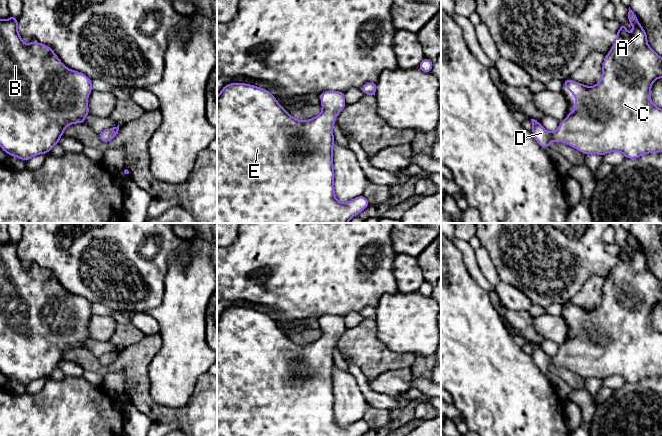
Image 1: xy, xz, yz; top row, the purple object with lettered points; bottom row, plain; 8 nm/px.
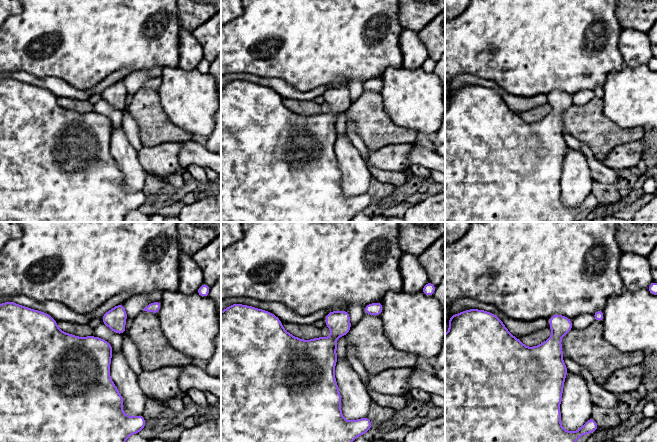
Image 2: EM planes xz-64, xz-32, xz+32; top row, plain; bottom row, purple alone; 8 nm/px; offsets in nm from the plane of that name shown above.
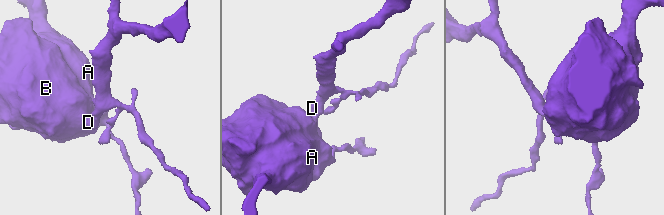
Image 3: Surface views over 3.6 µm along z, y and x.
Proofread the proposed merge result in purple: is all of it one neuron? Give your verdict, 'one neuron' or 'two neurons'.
one neuron

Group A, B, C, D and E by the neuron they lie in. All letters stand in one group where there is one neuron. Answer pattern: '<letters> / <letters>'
A B C D E

